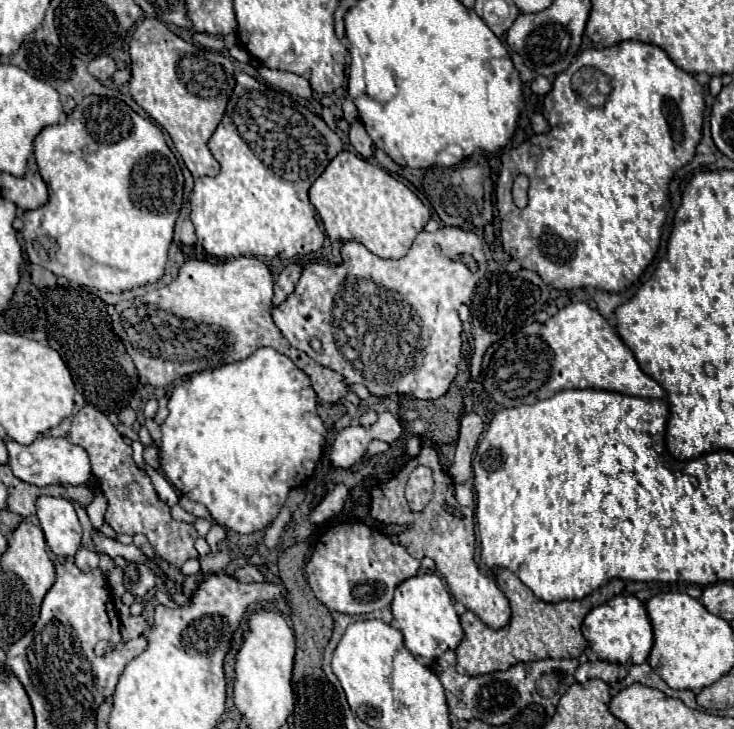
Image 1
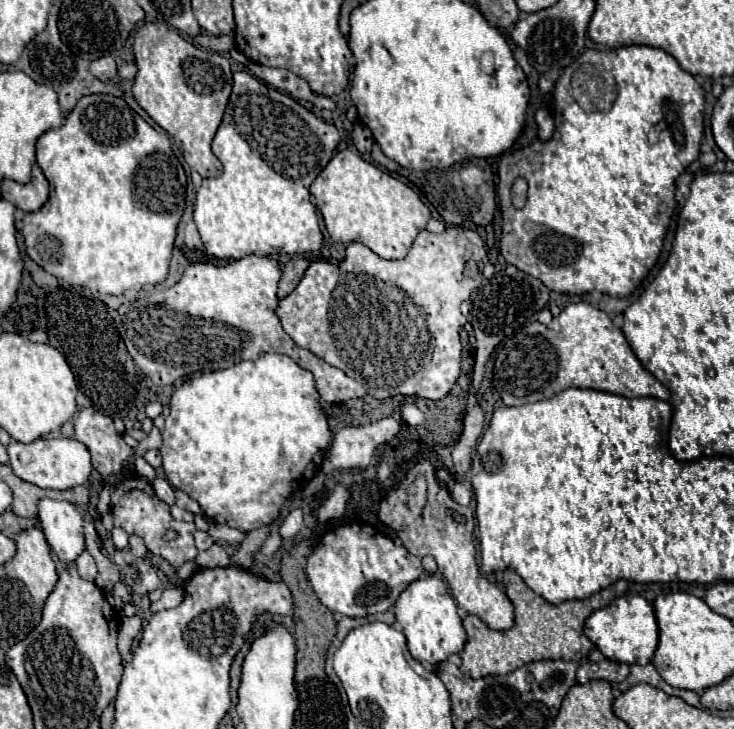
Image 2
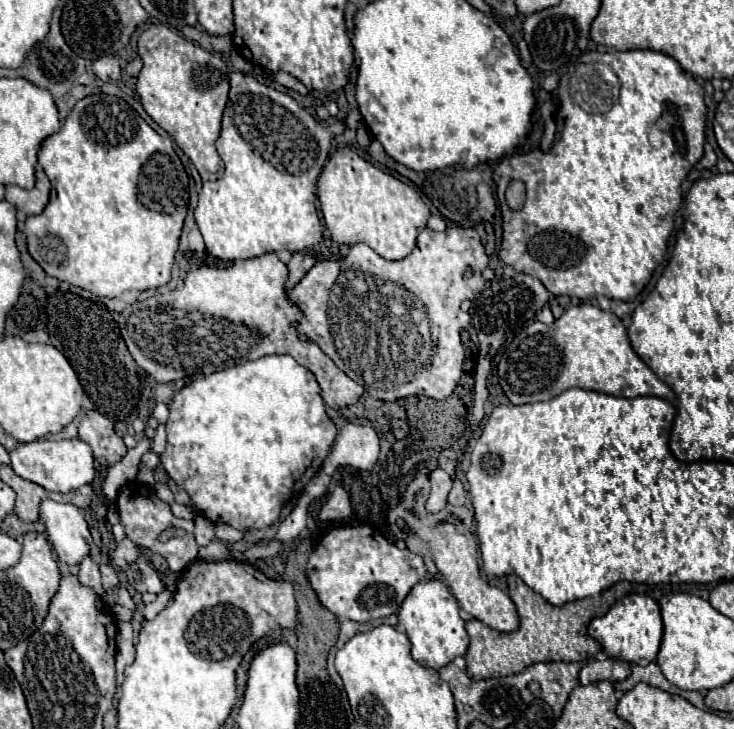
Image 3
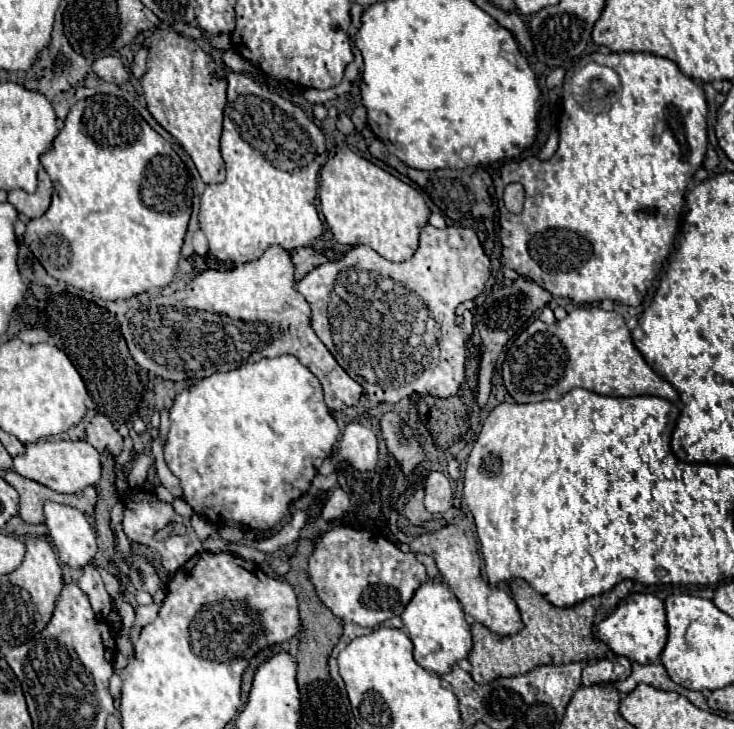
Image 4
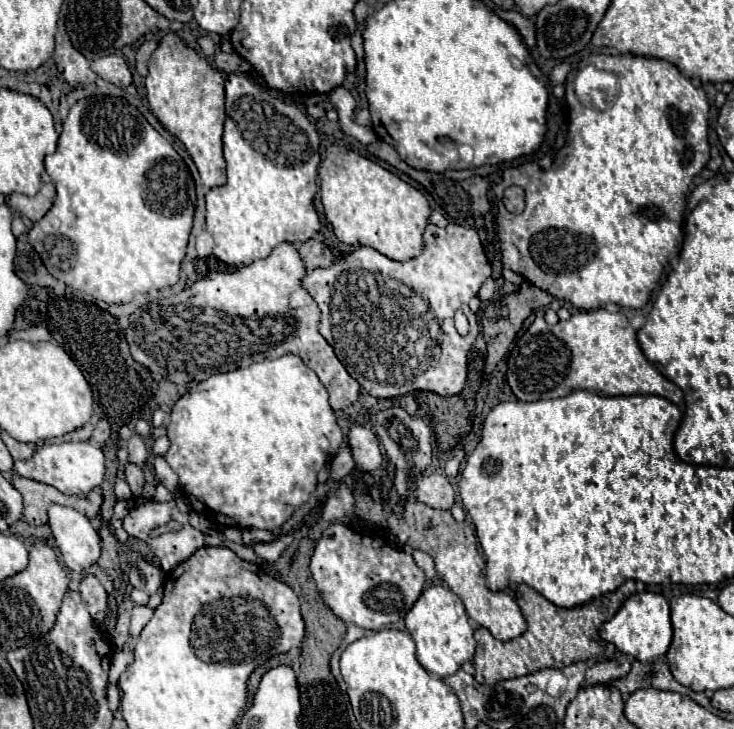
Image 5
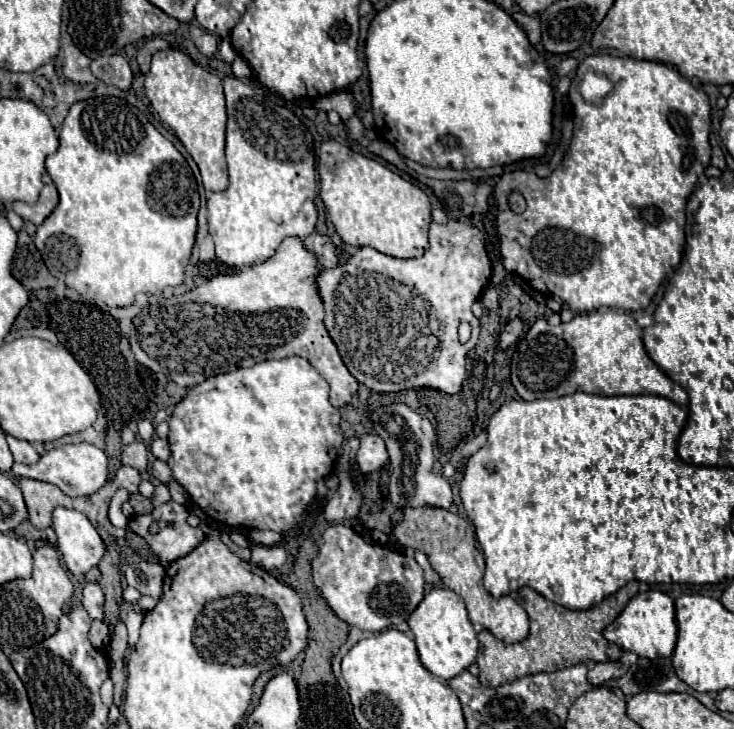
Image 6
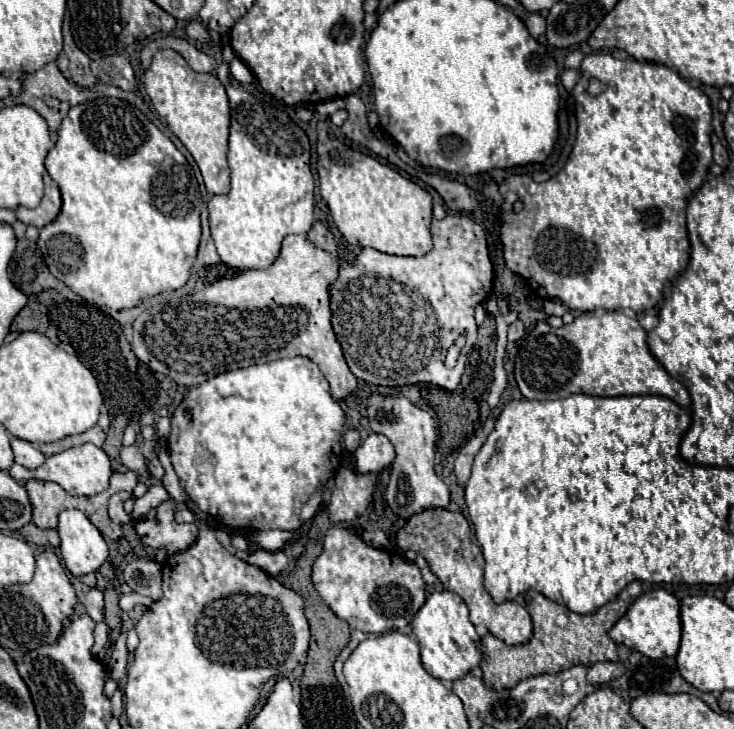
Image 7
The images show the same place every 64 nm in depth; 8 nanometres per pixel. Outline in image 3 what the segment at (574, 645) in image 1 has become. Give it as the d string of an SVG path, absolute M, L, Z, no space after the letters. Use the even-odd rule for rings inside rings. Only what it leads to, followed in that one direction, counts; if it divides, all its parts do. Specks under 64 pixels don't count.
M516 574L508 576L508 592L512 602L518 608L520 626L514 632L496 632L482 624L480 620L472 618L466 622L466 632L470 636L468 652L464 654L466 660L466 674L474 680L492 678L492 676L510 676L522 672L526 666L536 662L584 662L590 660L598 650L600 644L592 640L586 632L588 622L594 616L602 616L608 608L628 592L628 582L618 582L608 590L600 592L598 596L582 598L568 602L564 606L552 606L532 588L528 588Z

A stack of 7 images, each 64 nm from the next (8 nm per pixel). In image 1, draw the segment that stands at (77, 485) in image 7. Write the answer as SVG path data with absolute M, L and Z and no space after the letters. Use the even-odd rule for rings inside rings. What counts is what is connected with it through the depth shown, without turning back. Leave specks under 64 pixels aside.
M40 436L32 444L24 446L14 440L8 442L8 466L12 468L14 476L22 482L34 486L48 486L48 484L88 484L90 480L90 462L88 454L72 444L68 438L54 438L54 436Z

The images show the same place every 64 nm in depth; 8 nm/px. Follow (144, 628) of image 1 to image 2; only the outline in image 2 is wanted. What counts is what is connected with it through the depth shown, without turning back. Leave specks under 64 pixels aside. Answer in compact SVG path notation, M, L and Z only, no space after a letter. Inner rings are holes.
M136 614L136 616L130 616L130 618L124 618L122 624L120 624L120 632L118 632L118 650L124 654L124 660L130 662L130 644L132 640L142 632L142 618Z

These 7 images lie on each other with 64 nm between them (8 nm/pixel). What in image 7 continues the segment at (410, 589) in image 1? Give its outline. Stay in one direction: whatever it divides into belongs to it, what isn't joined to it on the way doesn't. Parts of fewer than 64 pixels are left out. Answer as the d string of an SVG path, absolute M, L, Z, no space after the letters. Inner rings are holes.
M450 590L432 592L426 598L424 606L412 618L410 626L420 644L422 664L434 678L452 682L466 676L472 668L480 664L482 660L480 636L476 634L474 624L468 620L468 608L458 594Z

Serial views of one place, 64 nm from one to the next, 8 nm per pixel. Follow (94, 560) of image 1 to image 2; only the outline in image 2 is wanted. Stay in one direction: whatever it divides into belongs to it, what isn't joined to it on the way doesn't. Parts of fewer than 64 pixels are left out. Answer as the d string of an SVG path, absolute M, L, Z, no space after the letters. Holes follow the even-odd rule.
M84 550L82 554L80 554L80 558L76 560L76 566L78 566L78 572L80 572L80 576L82 578L96 578L96 562L94 562L94 558Z

